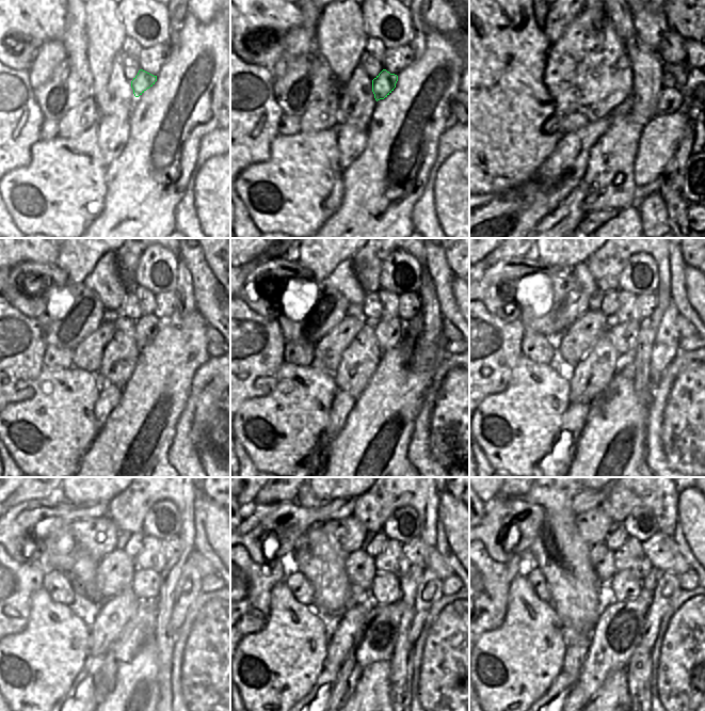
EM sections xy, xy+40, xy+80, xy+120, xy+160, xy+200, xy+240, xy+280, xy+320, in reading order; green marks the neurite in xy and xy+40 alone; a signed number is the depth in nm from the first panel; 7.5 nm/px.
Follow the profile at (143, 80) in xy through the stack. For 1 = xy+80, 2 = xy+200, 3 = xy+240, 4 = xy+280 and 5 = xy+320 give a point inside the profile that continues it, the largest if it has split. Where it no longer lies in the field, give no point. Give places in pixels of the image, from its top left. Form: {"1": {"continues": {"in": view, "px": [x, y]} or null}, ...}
{"1": {"continues": {"in": "xy+80", "px": [622, 87]}}, "2": {"continues": {"in": "xy+200", "px": [623, 336]}}, "3": {"continues": {"in": "xy+240", "px": [145, 584]}}, "4": {"continues": {"in": "xy+280", "px": [385, 588]}}, "5": {"continues": {"in": "xy+320", "px": [623, 586]}}}

